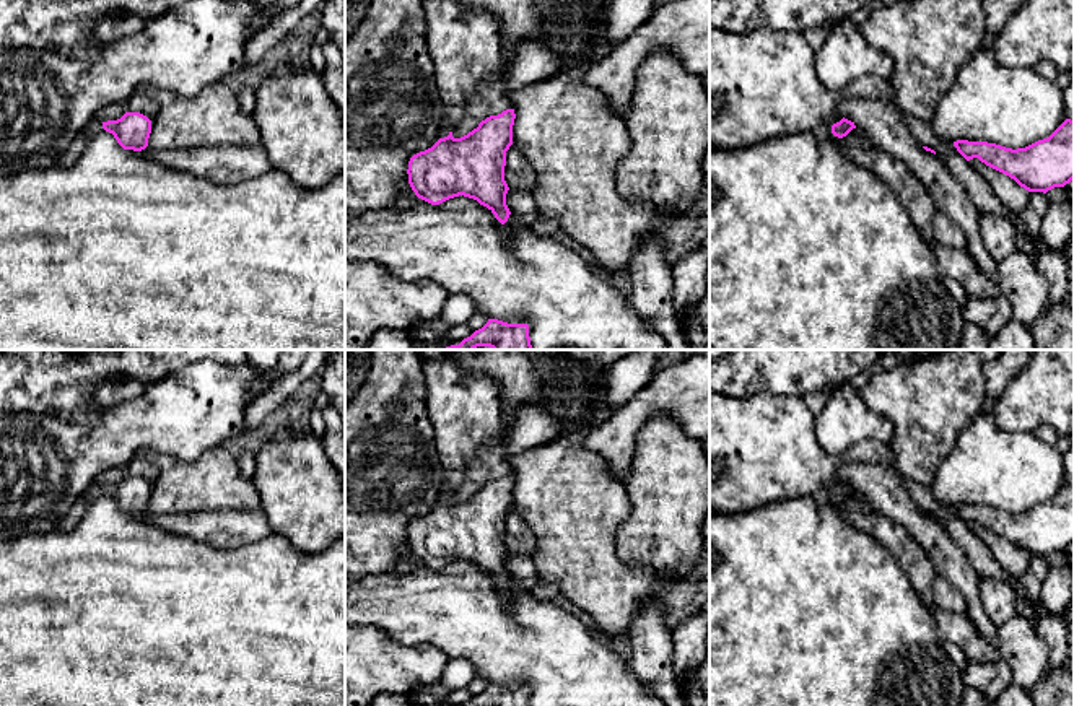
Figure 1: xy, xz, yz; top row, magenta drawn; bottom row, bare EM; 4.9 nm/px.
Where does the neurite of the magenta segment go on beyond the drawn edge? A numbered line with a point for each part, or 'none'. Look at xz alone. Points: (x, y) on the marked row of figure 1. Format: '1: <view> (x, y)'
1: xz (464, 44)

